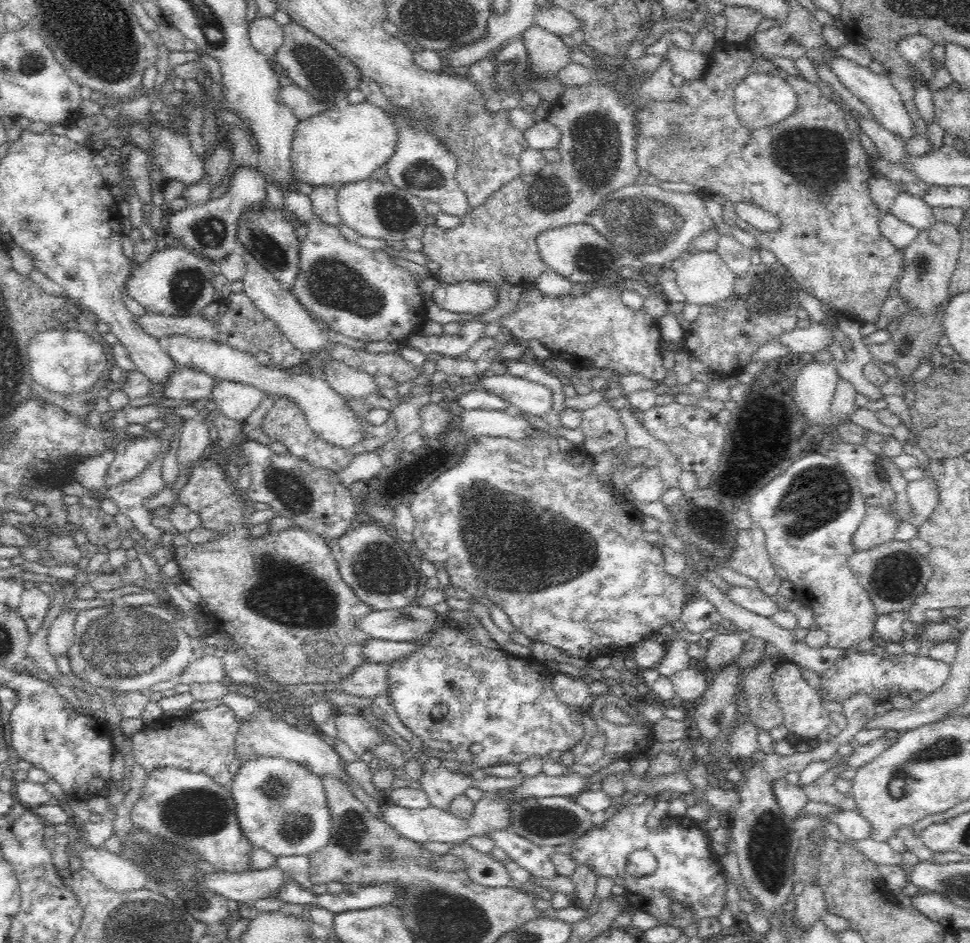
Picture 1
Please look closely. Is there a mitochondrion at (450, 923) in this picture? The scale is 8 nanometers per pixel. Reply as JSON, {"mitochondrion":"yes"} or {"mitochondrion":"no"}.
{"mitochondrion":"yes"}

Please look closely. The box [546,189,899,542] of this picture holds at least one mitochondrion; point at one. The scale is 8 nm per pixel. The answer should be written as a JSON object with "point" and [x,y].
{"point":[769,294]}

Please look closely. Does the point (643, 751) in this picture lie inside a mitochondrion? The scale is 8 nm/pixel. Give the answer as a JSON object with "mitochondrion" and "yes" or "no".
{"mitochondrion":"no"}

